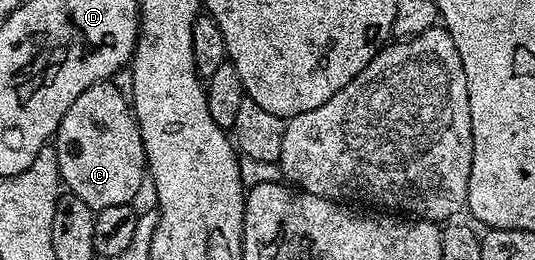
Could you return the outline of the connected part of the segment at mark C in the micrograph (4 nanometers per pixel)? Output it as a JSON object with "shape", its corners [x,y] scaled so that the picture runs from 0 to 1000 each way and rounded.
{"shape":[[[215,315],[166,331],[129,408],[99,527],[99,565],[116,719],[179,808],[243,785],[264,700],[279,677],[260,477],[239,373]]]}

